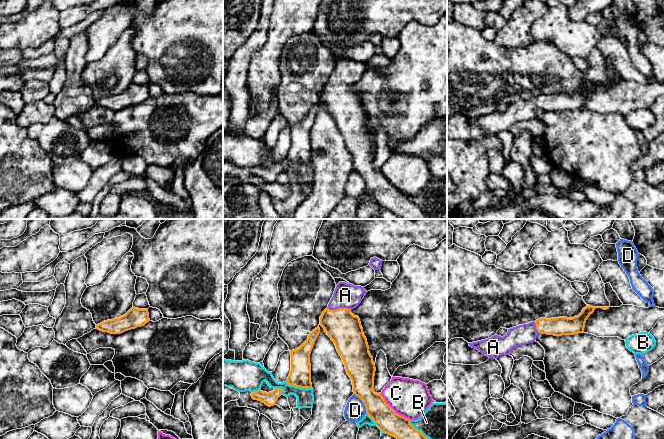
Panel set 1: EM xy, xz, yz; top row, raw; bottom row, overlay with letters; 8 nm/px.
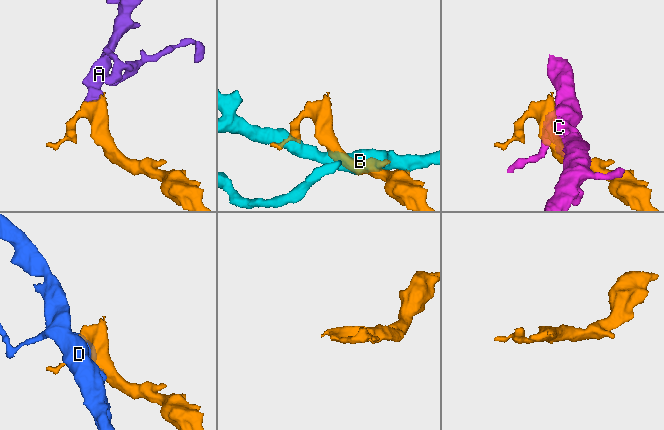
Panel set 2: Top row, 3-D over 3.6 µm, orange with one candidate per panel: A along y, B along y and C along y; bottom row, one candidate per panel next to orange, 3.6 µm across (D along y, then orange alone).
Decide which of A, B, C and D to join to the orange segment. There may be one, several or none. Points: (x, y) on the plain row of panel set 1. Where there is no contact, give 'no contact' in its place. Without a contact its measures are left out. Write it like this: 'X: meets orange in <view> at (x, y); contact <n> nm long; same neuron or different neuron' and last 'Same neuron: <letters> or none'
A: meets orange in xz at (339, 84); contact 190 nm long; same neuron
B: meets orange in xz at (298, 162); contact 220 nm long; different neuron
C: meets orange in xz at (392, 185); contact 320 nm long; different neuron
D: meets orange in xz at (363, 178); contact 190 nm long; different neuron
Same neuron: A

